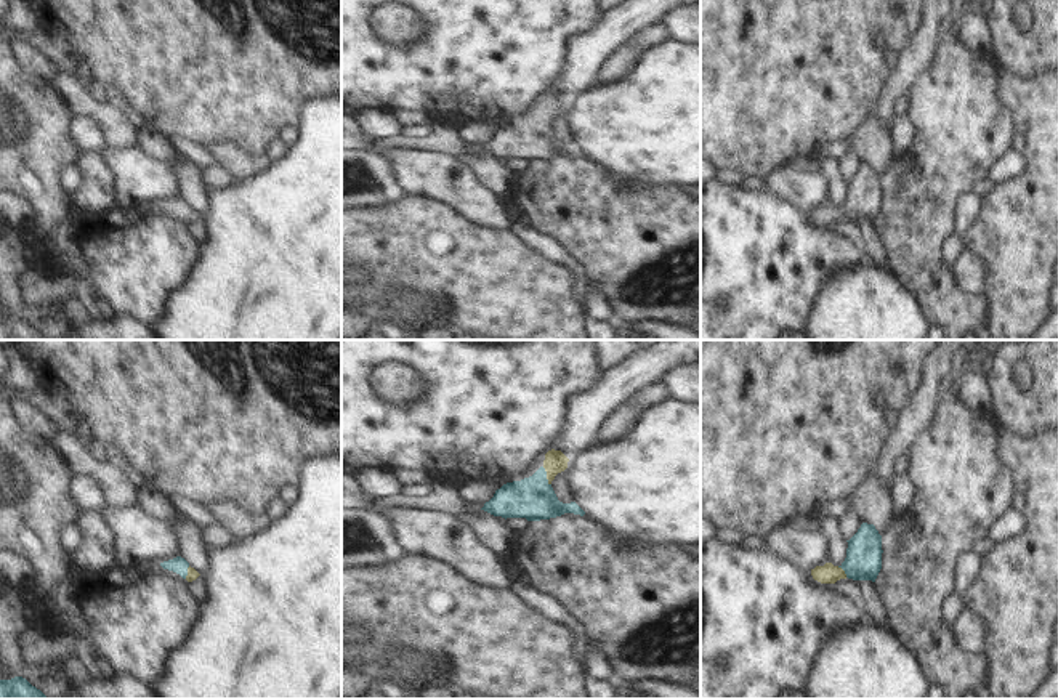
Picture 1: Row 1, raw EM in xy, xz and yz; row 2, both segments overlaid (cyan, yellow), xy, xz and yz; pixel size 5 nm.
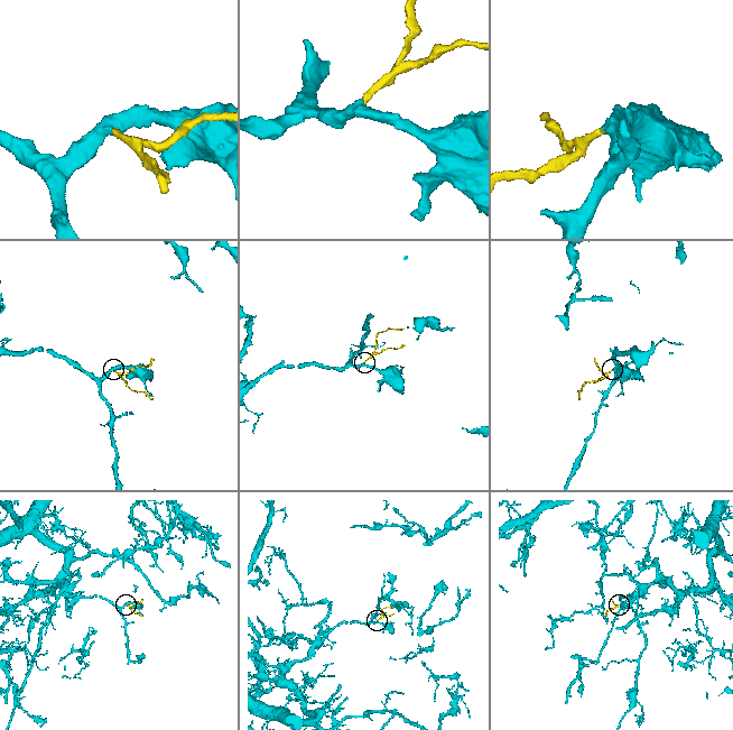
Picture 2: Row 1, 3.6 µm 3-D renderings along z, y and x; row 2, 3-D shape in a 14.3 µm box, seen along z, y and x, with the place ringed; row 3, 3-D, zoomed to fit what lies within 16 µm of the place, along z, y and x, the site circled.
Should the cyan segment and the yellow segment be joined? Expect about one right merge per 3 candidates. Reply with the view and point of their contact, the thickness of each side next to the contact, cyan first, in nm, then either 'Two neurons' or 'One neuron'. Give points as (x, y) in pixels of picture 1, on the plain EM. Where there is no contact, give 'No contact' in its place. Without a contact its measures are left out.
Touches cyan at xz (545, 117). Thickness 220 nm (cyan) against 120 nm. One neuron.

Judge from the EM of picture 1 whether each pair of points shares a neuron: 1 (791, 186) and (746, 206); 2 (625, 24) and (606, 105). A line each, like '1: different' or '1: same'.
1: different
2: different

